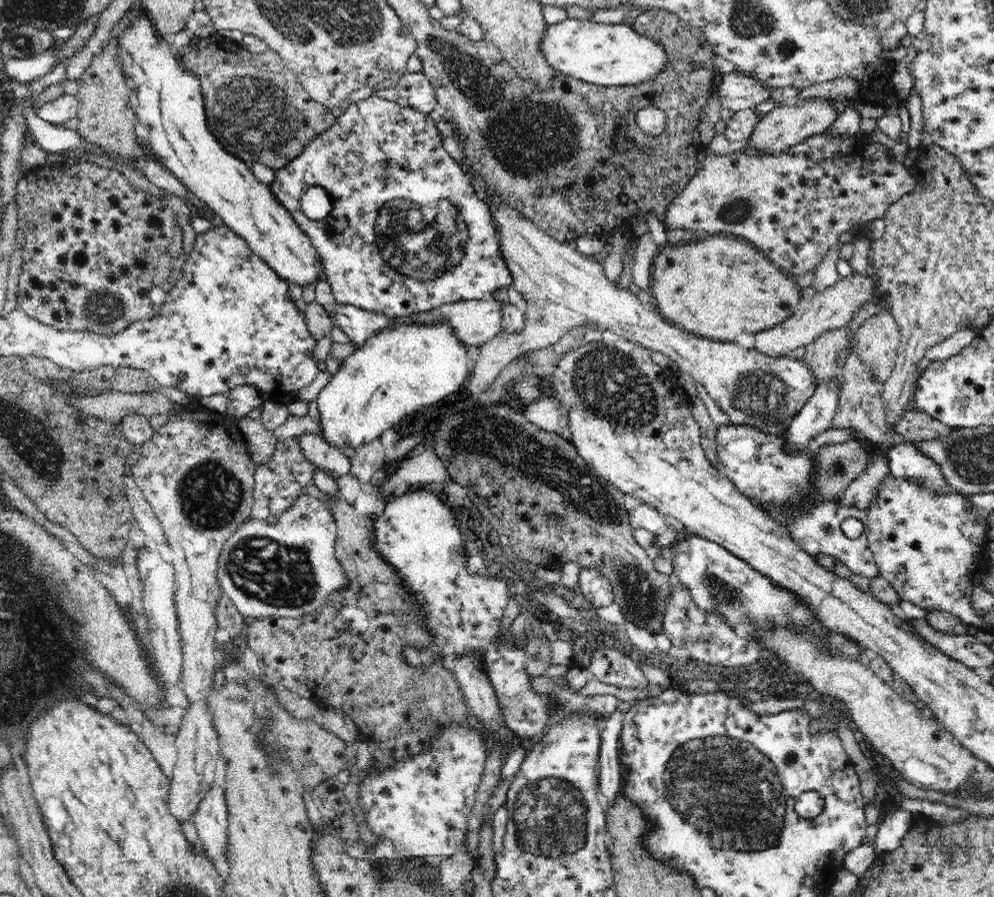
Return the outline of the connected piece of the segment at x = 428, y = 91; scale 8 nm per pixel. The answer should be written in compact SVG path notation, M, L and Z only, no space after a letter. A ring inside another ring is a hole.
M423 71L416 73L403 72L393 85L402 98L408 100L410 107L424 113L439 110L439 102L430 77Z

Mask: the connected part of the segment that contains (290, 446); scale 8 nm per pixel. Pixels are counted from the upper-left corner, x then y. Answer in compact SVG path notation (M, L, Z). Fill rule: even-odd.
M298 438L277 441L277 449L273 459L267 464L257 467L255 472L253 518L266 521L270 516L280 516L290 510L294 503L306 494L304 490L315 484L315 476L319 466L308 460Z

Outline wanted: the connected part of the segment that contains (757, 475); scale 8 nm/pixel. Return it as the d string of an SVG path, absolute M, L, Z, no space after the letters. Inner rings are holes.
M722 425L717 432L717 453L721 460L724 476L732 482L738 494L746 497L754 507L770 514L780 521L788 531L788 537L807 555L817 562L818 556L832 557L834 561L848 566L852 574L869 580L880 576L878 565L872 556L866 530L851 540L844 534L840 524L846 518L861 520L866 528L867 509L862 510L853 504L845 504L842 496L820 498L812 484L816 476L816 455L812 455L809 445L793 444L785 435L769 435L754 428L740 425ZM829 524L832 532L823 527Z

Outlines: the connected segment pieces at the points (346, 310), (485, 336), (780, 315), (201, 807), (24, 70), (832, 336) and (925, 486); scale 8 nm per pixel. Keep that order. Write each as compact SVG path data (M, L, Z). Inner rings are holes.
M334 304L334 314L332 314L334 324L343 330L354 346L362 344L366 338L374 336L378 330L394 324L395 320L402 320L402 317L389 319L384 315L372 311L365 311L351 304Z
M494 296L484 300L472 299L445 304L418 315L424 316L425 320L449 316L451 323L457 328L457 335L468 346L480 346L502 332L506 308L508 301Z
M709 235L691 245L660 249L651 275L654 307L665 320L693 335L735 342L742 333L759 332L789 319L802 304L801 288L746 240Z
M210 784L202 794L192 820L203 848L210 858L218 860L226 850L227 802L218 784Z
M51 48L30 58L12 57L5 60L5 72L23 82L42 76L54 67L56 59L50 55Z
M847 325L826 330L805 345L803 359L813 368L819 380L842 375L836 362L840 352L850 344L849 332Z
M902 440L889 450L889 456L892 477L904 479L934 497L966 495L947 481L941 464L926 456L916 443Z

